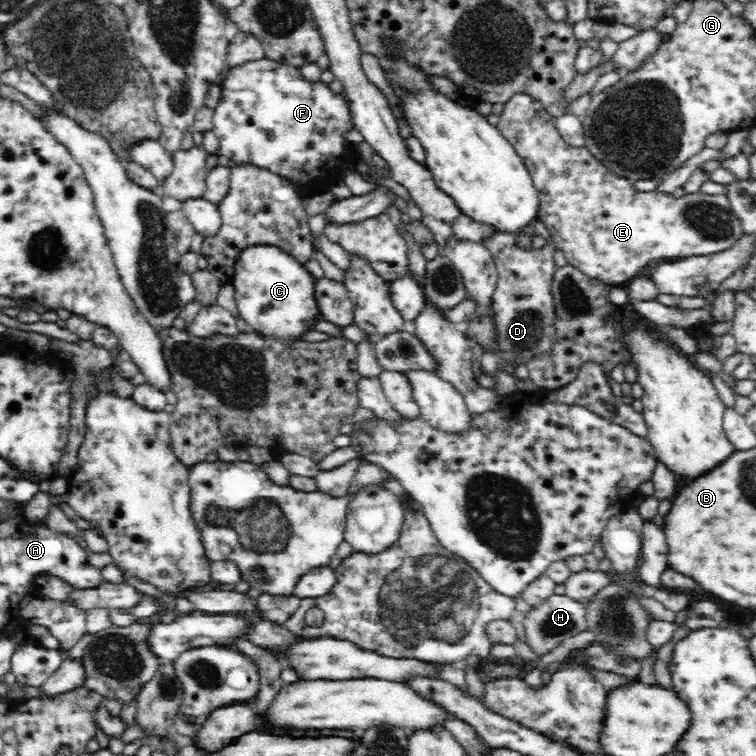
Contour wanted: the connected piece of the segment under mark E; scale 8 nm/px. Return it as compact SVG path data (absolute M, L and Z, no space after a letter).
M528 93L511 95L497 125L529 166L539 198L536 216L554 235L568 264L593 278L600 278L608 286L623 286L638 276L645 266L660 258L674 260L726 250L743 233L742 223L727 195L696 192L675 199L672 194L655 190L637 191L629 179L608 170L590 151L570 146L559 133L556 117L542 101Z

